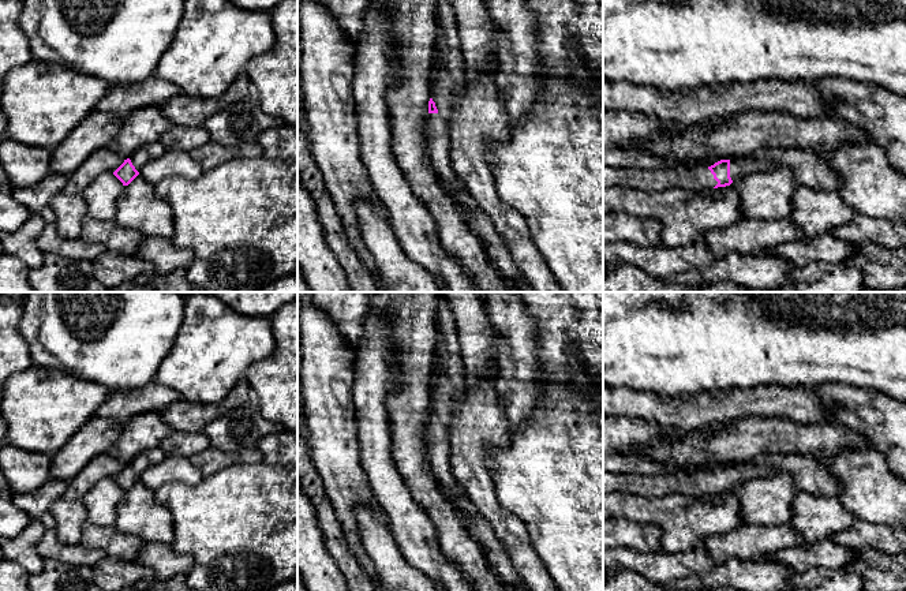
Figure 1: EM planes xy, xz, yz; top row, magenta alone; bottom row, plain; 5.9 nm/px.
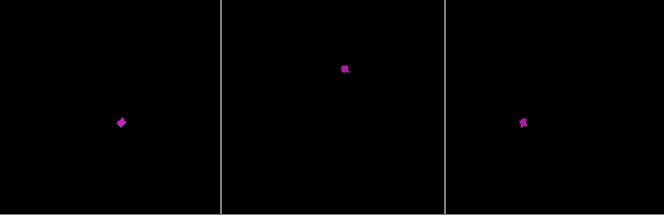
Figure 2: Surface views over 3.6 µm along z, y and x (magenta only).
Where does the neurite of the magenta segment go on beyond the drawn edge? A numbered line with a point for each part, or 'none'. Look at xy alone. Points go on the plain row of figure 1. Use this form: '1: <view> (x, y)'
1: xy (153, 456)

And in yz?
1: yz (740, 471)
2: yz (691, 483)

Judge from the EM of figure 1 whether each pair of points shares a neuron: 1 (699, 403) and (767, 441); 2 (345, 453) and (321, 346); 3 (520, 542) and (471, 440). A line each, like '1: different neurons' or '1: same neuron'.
1: different neurons
2: same neuron
3: same neuron

